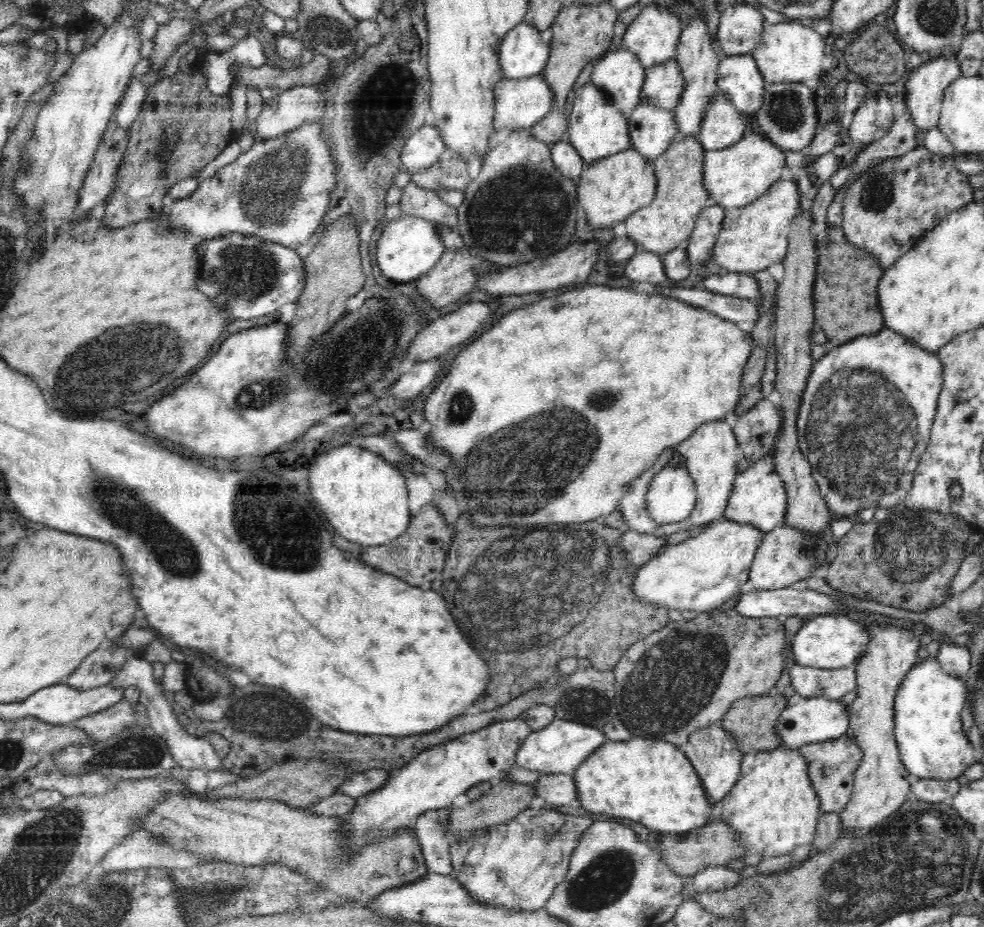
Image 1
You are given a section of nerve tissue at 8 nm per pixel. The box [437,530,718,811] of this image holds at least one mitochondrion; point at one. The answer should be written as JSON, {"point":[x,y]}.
{"point":[589,703]}

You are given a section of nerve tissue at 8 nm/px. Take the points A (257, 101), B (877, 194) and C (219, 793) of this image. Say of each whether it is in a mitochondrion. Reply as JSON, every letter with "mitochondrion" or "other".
{"A":"other","B":"mitochondrion","C":"other"}

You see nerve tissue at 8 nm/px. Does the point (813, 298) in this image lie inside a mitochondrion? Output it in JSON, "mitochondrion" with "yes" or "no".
{"mitochondrion":"no"}

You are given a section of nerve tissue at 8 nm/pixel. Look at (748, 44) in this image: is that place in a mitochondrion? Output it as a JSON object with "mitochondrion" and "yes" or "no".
{"mitochondrion":"no"}

